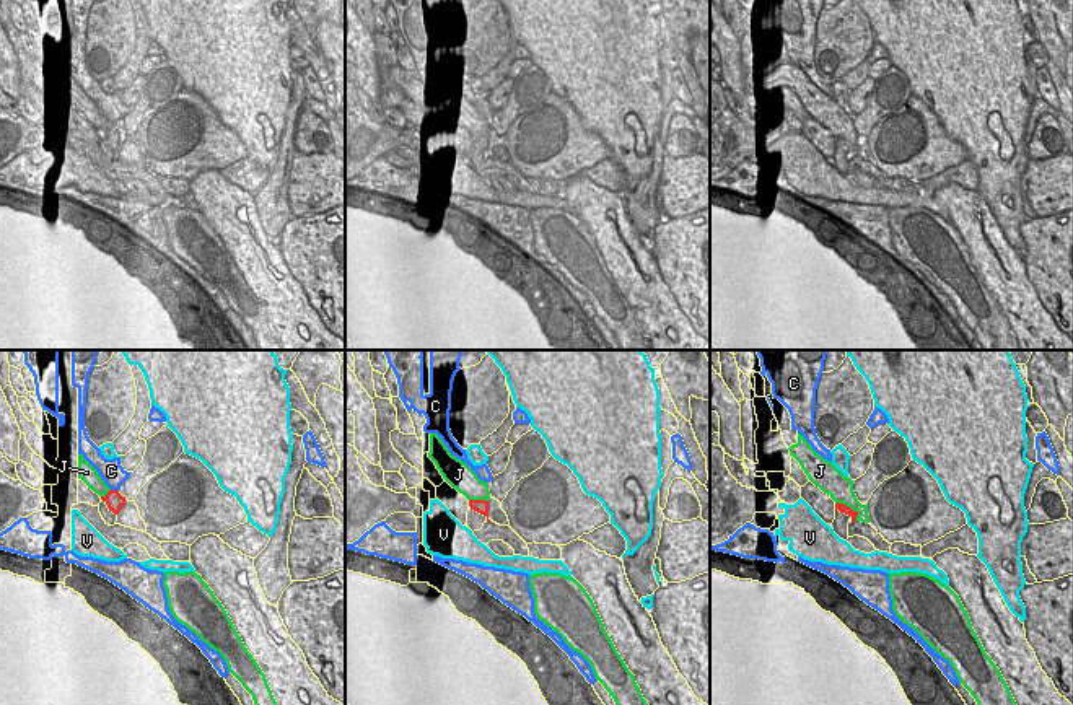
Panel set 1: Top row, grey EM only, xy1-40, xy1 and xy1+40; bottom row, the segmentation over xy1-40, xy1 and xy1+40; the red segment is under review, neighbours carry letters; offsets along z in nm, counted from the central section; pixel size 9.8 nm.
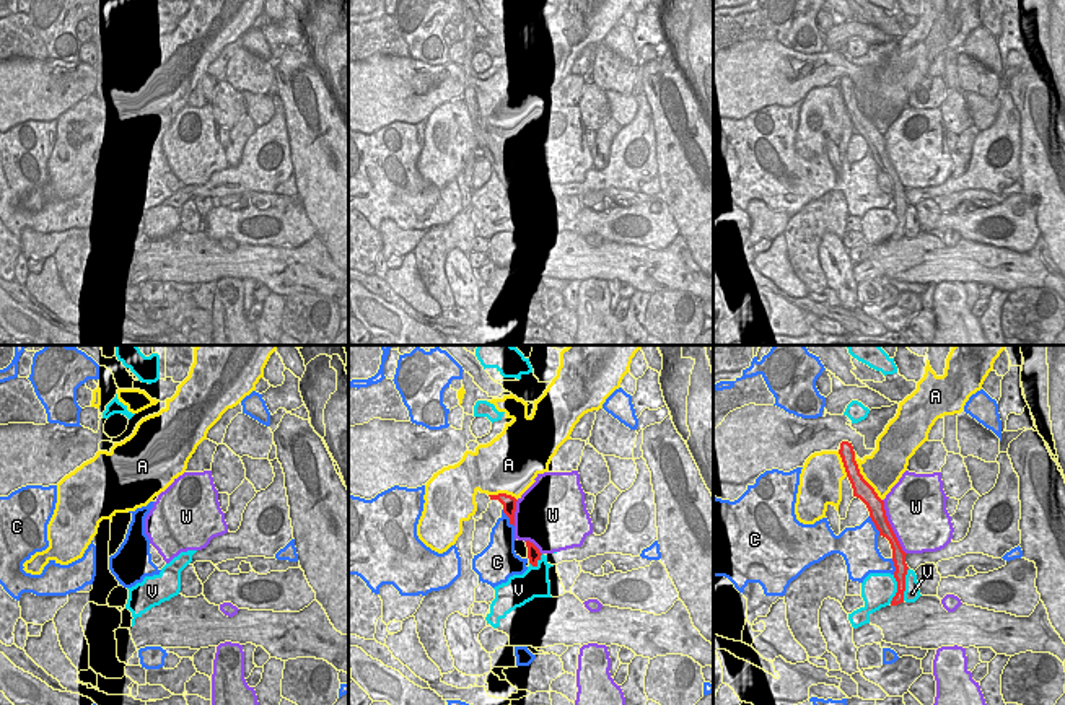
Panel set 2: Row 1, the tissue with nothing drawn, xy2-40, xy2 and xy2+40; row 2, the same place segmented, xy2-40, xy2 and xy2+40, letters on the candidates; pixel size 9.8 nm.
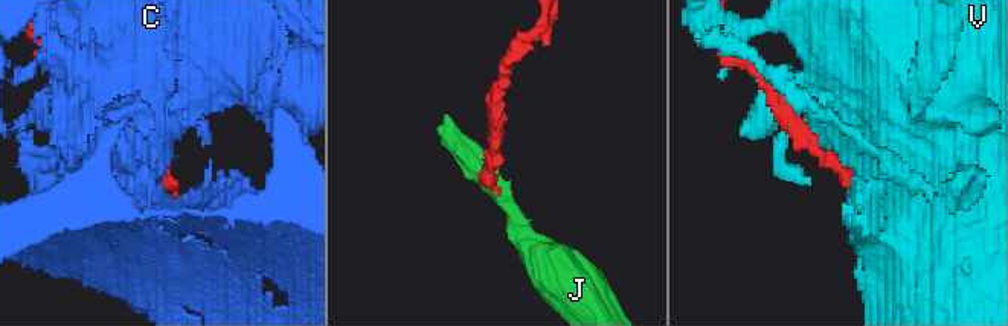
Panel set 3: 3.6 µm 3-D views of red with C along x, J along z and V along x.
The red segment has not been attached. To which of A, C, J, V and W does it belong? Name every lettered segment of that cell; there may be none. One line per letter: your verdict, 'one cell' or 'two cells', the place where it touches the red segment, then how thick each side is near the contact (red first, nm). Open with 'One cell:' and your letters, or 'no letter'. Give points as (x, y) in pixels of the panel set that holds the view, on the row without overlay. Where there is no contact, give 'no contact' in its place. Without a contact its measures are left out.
One cell: no letter
A: two cells; meets red in xy2+40 at (862, 113); 180 nm thick on the red side, 380 nm on the other
C: two cells; meets red in xy2+40 at (875, 160); 170 nm thick on the red side, 360 nm on the other
J: two cells; meets red in xy1+40 at (849, 142); 90 nm thick on the red side, 260 nm on the other
V: two cells; meets red in xy2+40 at (904, 220); 130 nm thick on the red side, 160 nm on the other
W: two cells; meets red in xy2+40 at (891, 163); 160 nm thick on the red side, 480 nm on the other

